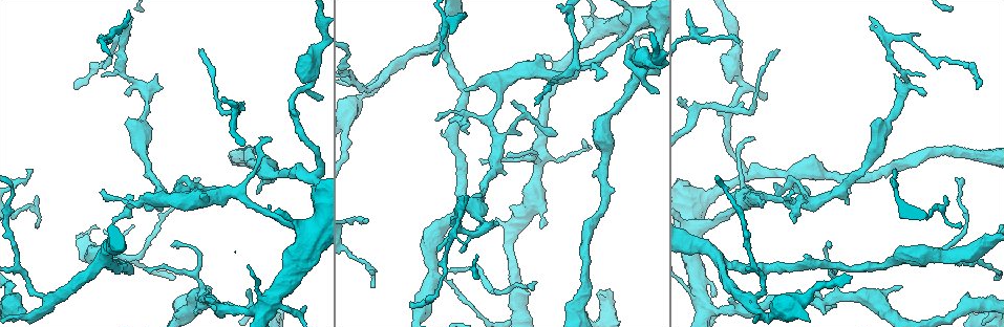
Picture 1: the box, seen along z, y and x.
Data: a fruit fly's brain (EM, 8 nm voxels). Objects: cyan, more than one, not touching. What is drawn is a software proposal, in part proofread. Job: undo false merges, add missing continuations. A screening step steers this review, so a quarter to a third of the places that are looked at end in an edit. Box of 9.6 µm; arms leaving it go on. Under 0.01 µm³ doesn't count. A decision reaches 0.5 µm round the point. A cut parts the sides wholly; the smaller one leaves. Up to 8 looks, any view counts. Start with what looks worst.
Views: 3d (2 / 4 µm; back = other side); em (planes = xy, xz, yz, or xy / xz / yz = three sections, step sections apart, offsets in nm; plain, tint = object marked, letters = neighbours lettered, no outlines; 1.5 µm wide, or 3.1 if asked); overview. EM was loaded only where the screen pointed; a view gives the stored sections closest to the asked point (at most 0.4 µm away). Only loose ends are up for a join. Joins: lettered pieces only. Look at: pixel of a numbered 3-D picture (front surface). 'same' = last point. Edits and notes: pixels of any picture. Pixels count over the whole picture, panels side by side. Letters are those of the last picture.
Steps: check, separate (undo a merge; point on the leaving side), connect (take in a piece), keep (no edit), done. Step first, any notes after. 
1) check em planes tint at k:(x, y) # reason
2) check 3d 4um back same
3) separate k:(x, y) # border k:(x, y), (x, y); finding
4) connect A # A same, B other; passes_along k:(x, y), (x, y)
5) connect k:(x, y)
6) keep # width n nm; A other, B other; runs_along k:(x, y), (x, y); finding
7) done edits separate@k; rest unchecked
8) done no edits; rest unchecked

check 3d 2um at 1:(595, 176) # free end

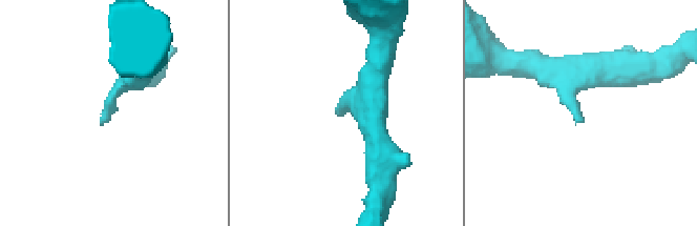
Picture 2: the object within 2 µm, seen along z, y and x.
check em xz step 8 letters at 2:(583, 119)

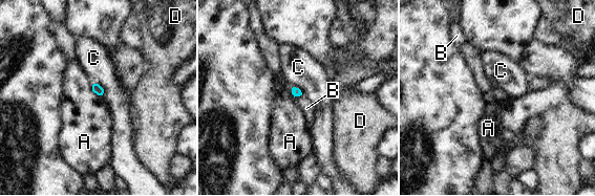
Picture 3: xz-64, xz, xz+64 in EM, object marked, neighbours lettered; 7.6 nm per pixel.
check em planes letters same # cut it another way

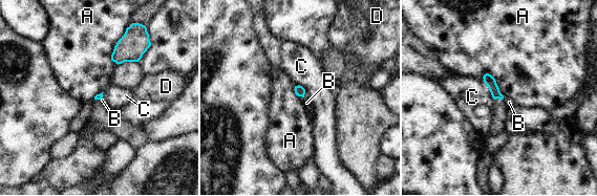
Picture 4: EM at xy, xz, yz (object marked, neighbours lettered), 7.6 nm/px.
keep # A other, B other, C other, D other; border 4:(484, 73), (494, 79), (504, 95); no lettered piece goes on from it

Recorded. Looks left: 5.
check em yz step 8 letters at 1:(465, 197) # tapers out

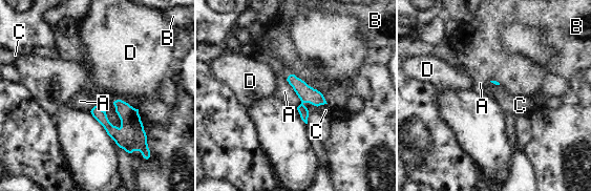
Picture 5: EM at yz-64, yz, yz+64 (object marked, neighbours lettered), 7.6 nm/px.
check em planes letters same # another direction

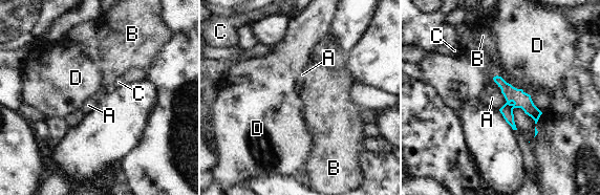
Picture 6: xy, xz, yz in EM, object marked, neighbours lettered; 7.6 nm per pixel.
keep # A other, B other, C other, D other; no lettered piece goes on from it

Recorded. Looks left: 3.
check 3d 2um back at 1:(409, 303) # branch stops here

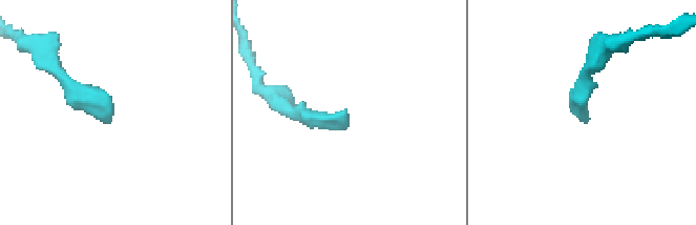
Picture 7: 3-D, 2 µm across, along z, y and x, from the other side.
check em xz step 4 tint at 7:(345, 114)

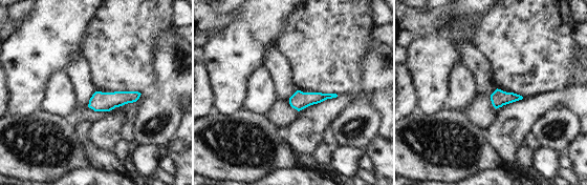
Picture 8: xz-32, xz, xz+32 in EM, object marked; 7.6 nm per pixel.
check em planes letters same # another direction

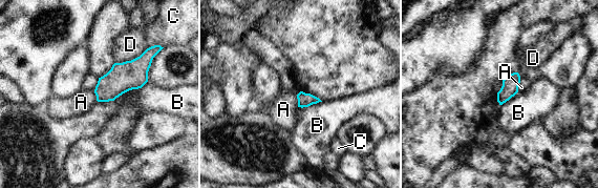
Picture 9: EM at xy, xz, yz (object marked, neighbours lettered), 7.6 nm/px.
keep # A other, B other, C other, D other; border 9:(296, 96), (298, 106); none of them fits

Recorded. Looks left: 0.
done no edits; rest unchecked

